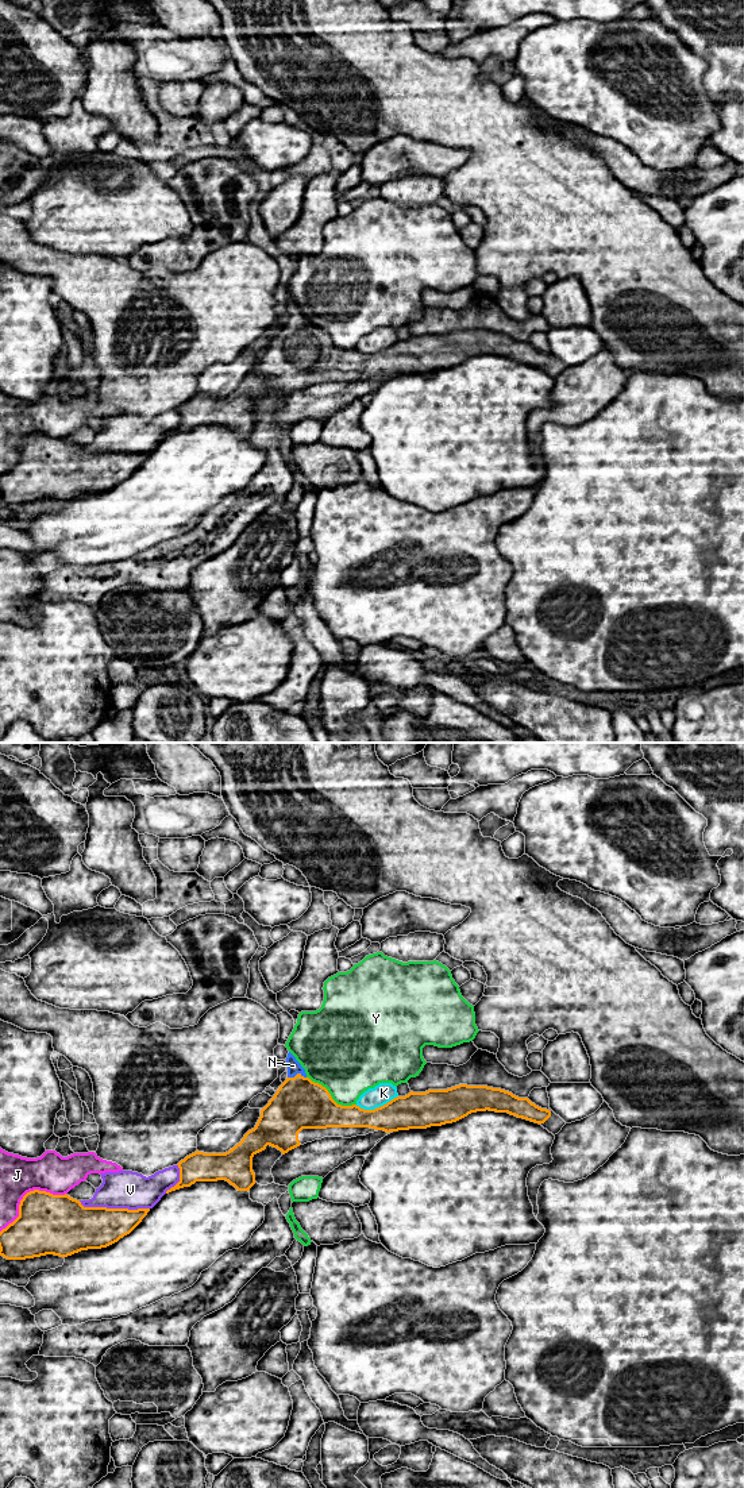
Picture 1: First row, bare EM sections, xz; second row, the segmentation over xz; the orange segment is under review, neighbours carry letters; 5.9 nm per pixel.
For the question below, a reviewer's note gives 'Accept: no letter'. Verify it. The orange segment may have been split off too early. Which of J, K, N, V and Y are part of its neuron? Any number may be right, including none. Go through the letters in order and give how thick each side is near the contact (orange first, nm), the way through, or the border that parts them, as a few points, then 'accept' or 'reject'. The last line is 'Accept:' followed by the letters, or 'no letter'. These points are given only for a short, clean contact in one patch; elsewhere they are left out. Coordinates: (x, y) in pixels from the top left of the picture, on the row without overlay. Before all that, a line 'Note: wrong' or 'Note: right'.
Note: wrong
J: 360/240 nm | reject
K: 220/120 nm | reject
N: 300/80 nm | across xz (299, 347), (297, 317), (293, 309) | accept
V: 260/220 nm | reject
Y: 300/440 nm | reject
Accept: N

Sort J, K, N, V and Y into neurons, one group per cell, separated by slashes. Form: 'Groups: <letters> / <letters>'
Groups: J / K / N / V / Y

